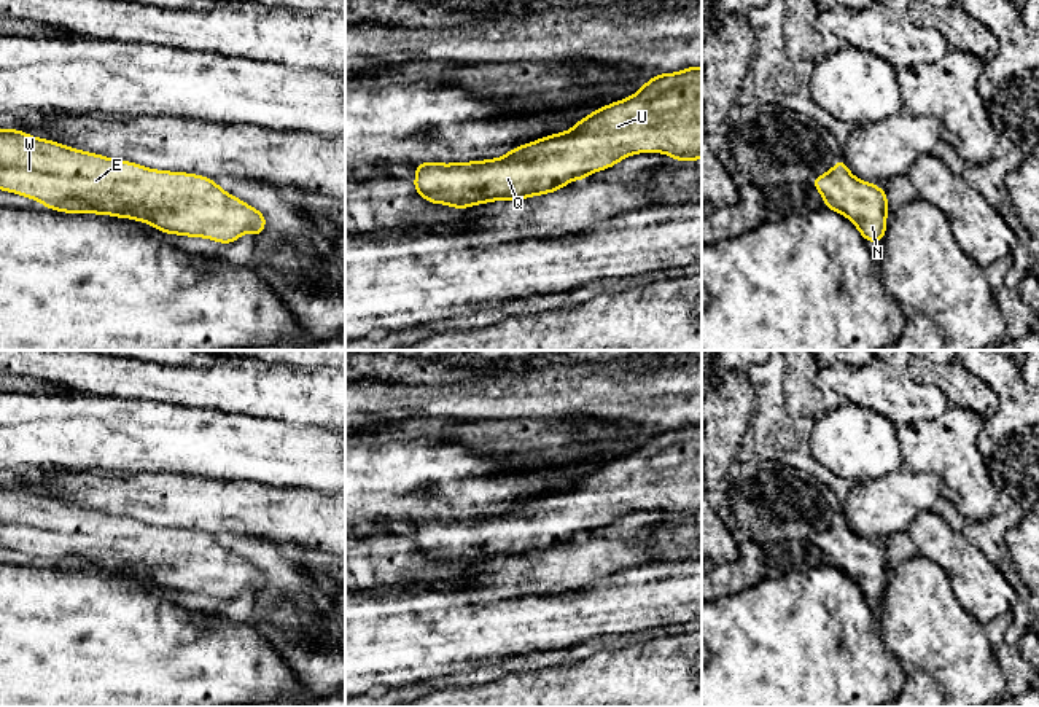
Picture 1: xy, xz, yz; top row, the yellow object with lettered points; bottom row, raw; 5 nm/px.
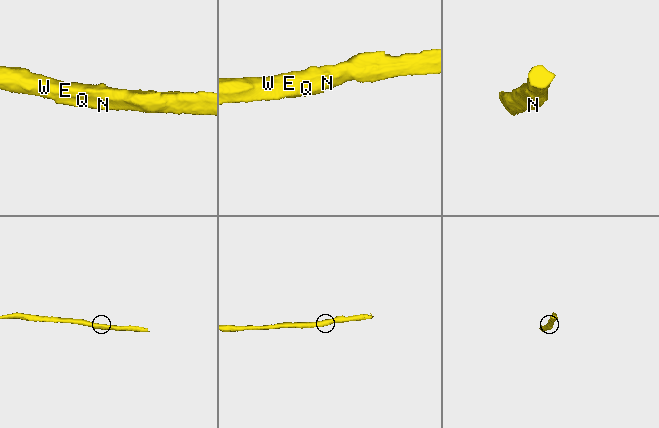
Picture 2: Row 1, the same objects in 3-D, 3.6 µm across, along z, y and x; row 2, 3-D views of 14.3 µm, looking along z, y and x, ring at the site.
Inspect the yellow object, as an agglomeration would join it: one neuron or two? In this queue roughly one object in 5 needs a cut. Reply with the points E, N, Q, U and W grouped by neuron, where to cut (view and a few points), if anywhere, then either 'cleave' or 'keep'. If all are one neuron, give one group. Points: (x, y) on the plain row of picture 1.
groups E N Q U W; cut none; keep

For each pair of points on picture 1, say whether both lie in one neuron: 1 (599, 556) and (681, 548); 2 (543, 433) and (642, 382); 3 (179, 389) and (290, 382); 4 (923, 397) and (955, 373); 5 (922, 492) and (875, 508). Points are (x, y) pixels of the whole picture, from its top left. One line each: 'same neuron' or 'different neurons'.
1: same neuron
2: different neurons
3: same neuron
4: different neurons
5: same neuron

